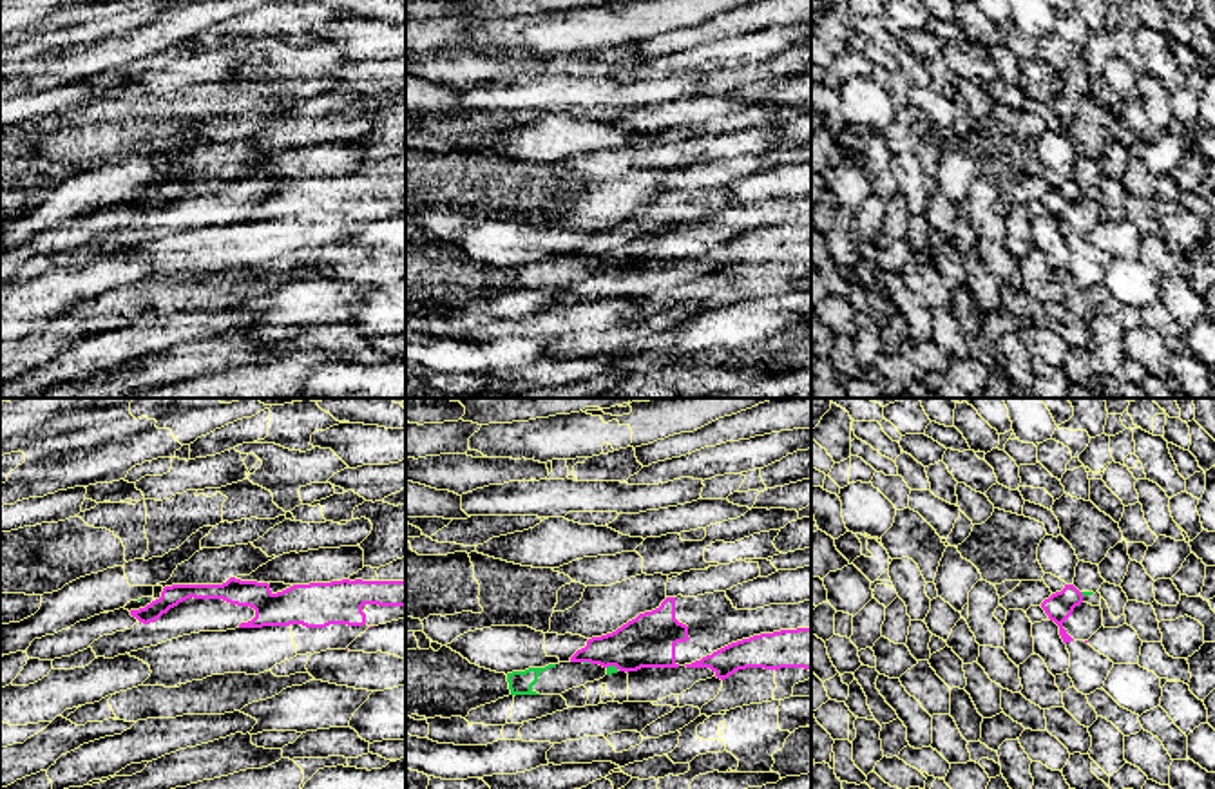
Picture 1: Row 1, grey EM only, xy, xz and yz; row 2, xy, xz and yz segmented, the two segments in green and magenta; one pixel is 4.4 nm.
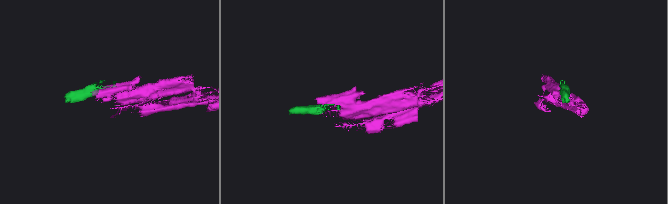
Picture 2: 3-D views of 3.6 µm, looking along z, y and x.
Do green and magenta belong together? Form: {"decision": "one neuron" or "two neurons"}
{"decision": "two neurons"}

